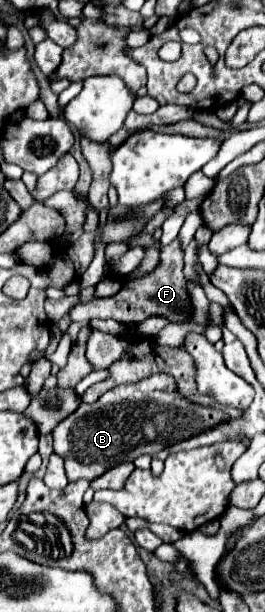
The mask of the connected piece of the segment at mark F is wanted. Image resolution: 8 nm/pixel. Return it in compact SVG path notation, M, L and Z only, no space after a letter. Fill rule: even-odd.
M179 238L161 250L161 266L141 280L129 280L123 288L109 298L95 298L89 304L77 304L71 310L73 322L89 322L93 318L113 318L123 326L137 326L149 316L167 316L169 322L187 322L193 316L191 298L187 292L187 278L183 276L183 250Z

